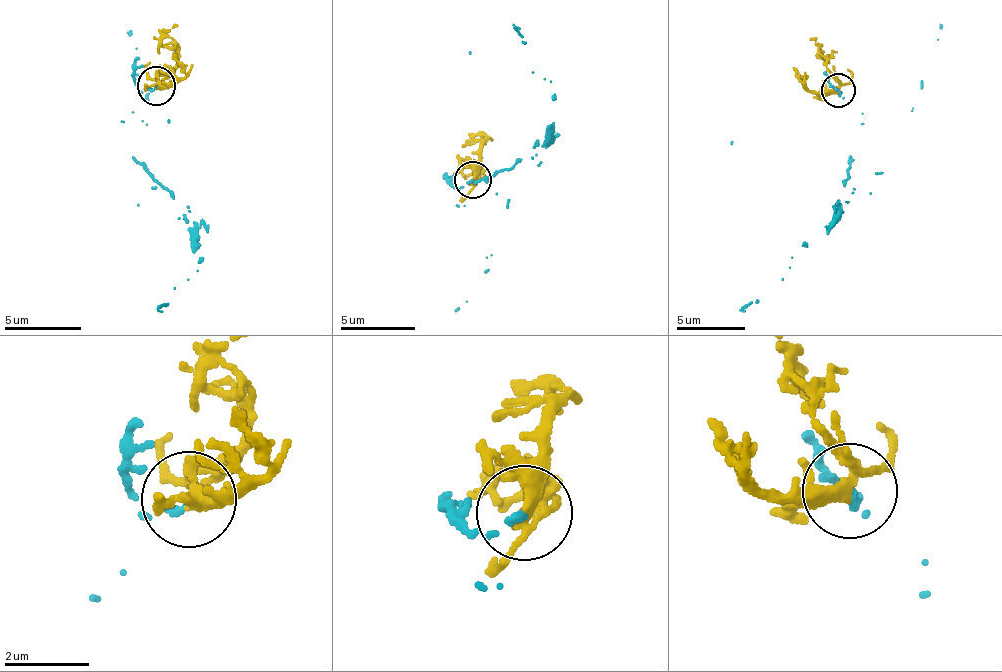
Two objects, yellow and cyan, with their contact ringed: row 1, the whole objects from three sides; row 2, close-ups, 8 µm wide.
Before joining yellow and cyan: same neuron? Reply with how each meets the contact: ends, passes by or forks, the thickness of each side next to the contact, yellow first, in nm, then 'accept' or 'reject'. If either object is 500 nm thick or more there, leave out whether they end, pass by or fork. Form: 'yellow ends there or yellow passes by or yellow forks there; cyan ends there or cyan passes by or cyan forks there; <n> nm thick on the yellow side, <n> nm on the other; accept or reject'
yellow forks there; cyan ends there; 240 nm thick on the yellow side, 120 nm on the other; accept

